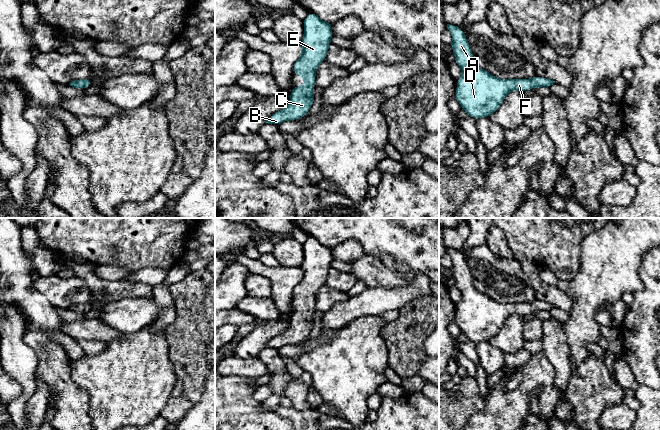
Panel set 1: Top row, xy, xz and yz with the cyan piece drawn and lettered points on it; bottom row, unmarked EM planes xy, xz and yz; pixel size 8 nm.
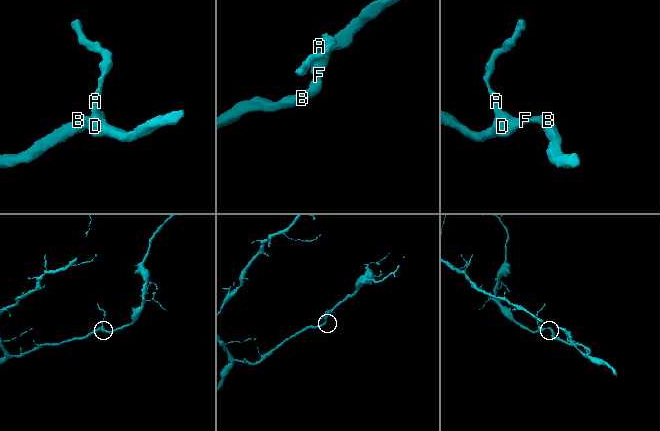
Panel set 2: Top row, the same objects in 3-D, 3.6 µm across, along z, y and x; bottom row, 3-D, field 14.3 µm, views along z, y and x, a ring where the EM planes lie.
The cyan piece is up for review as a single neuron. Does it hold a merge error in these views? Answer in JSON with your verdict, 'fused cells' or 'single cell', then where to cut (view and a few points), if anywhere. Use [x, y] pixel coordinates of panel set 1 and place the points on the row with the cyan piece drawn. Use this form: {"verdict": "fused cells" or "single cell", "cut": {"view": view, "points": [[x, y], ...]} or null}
{"verdict": "single cell", "cut": null}

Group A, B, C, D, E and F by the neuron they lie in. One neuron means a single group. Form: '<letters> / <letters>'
A B C D E F

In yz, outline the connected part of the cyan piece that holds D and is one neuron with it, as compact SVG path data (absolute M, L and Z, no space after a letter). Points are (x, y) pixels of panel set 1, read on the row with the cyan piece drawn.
M447 24L447 28L453 39L451 47L455 62L462 70L454 97L467 112L468 117L490 117L501 106L506 95L513 90L525 92L531 88L549 87L555 83L551 79L539 76L532 79L494 77L473 62L473 53L462 28L450 24Z

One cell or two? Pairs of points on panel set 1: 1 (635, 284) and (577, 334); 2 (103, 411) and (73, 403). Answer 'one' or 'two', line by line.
1: one
2: two

